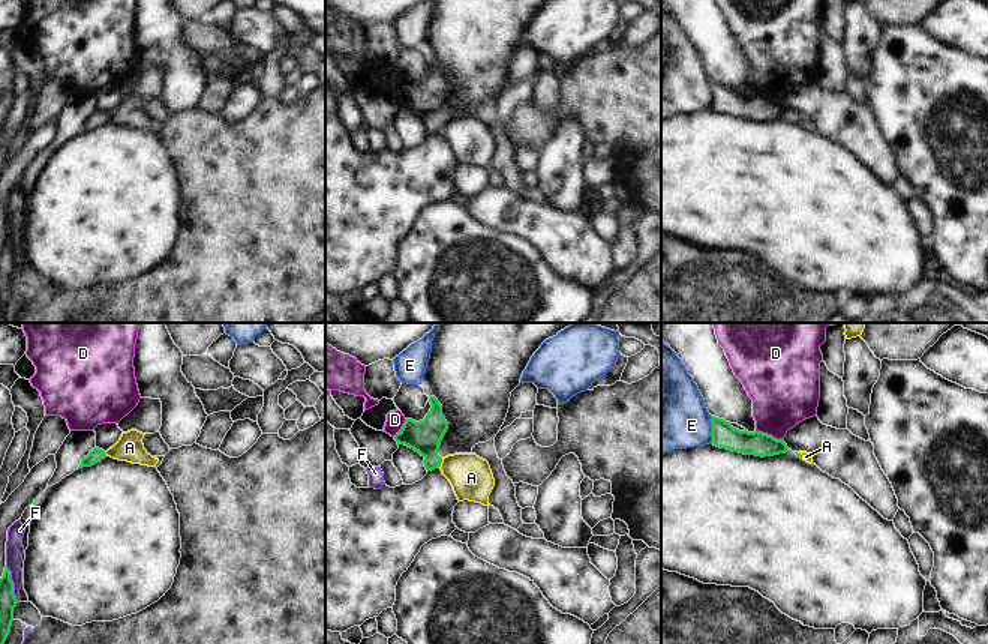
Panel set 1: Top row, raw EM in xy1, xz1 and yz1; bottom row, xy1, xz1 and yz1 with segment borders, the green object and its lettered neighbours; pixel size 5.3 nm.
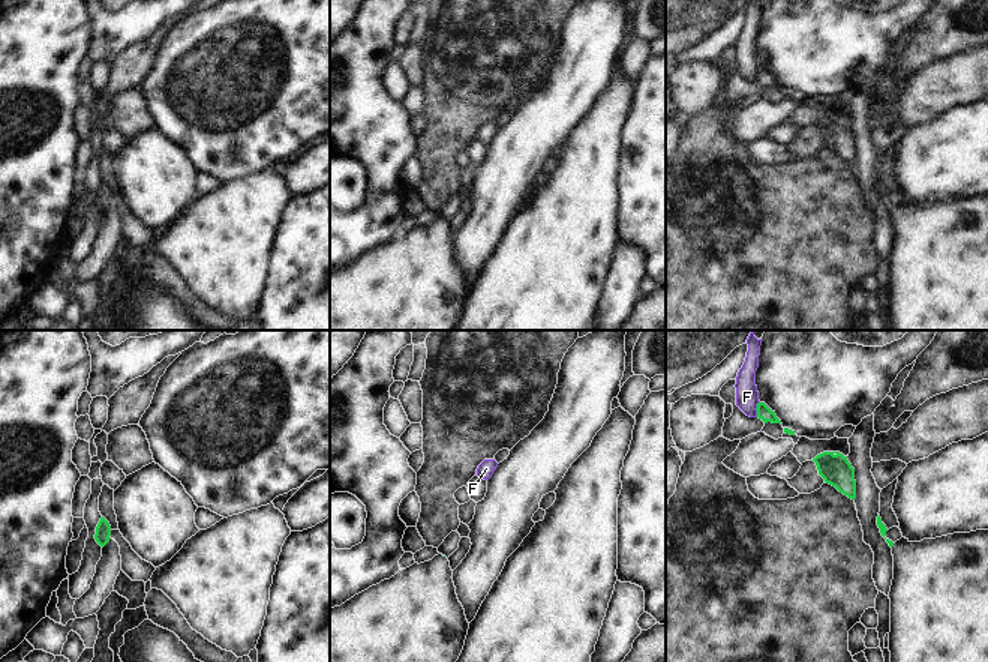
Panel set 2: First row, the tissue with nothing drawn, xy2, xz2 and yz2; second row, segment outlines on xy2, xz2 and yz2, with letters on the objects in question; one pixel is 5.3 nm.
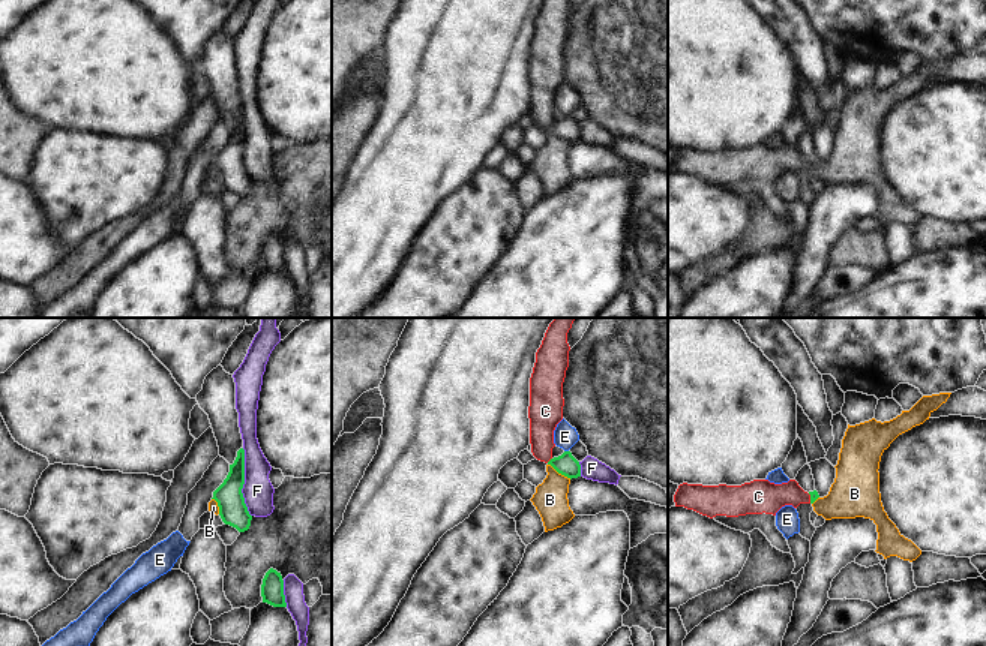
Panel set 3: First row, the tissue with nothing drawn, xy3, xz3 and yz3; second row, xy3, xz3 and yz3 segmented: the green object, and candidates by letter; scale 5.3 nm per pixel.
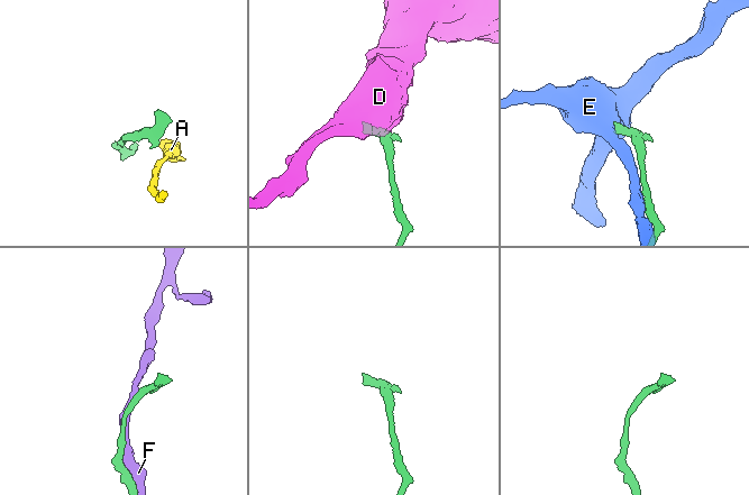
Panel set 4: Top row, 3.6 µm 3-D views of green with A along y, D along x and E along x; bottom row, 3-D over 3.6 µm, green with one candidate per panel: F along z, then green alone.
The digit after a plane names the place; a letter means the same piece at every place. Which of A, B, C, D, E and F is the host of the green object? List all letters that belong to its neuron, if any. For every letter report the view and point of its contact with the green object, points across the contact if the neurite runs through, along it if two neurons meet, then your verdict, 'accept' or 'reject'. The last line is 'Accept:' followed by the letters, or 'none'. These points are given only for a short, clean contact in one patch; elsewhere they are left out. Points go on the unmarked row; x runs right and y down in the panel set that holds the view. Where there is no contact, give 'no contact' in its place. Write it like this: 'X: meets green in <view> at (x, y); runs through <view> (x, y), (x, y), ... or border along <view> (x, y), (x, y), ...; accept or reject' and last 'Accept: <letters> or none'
A: meets green in xz1 at (441, 125); border along xz1 (443, 122), (440, 131); reject
B: meets green in xz3 at (560, 137); border along xz3 (548, 128), (571, 143); reject
C: meets green in xz3 at (550, 125); border along xz3 (551, 122), (547, 126); reject
D: meets green in yz1 at (769, 99); border along yz1 (756, 93), (783, 105); reject
E: meets green in yz1 at (712, 93); reject
F: meets green in xy3 at (243, 147); reject
Accept: none

